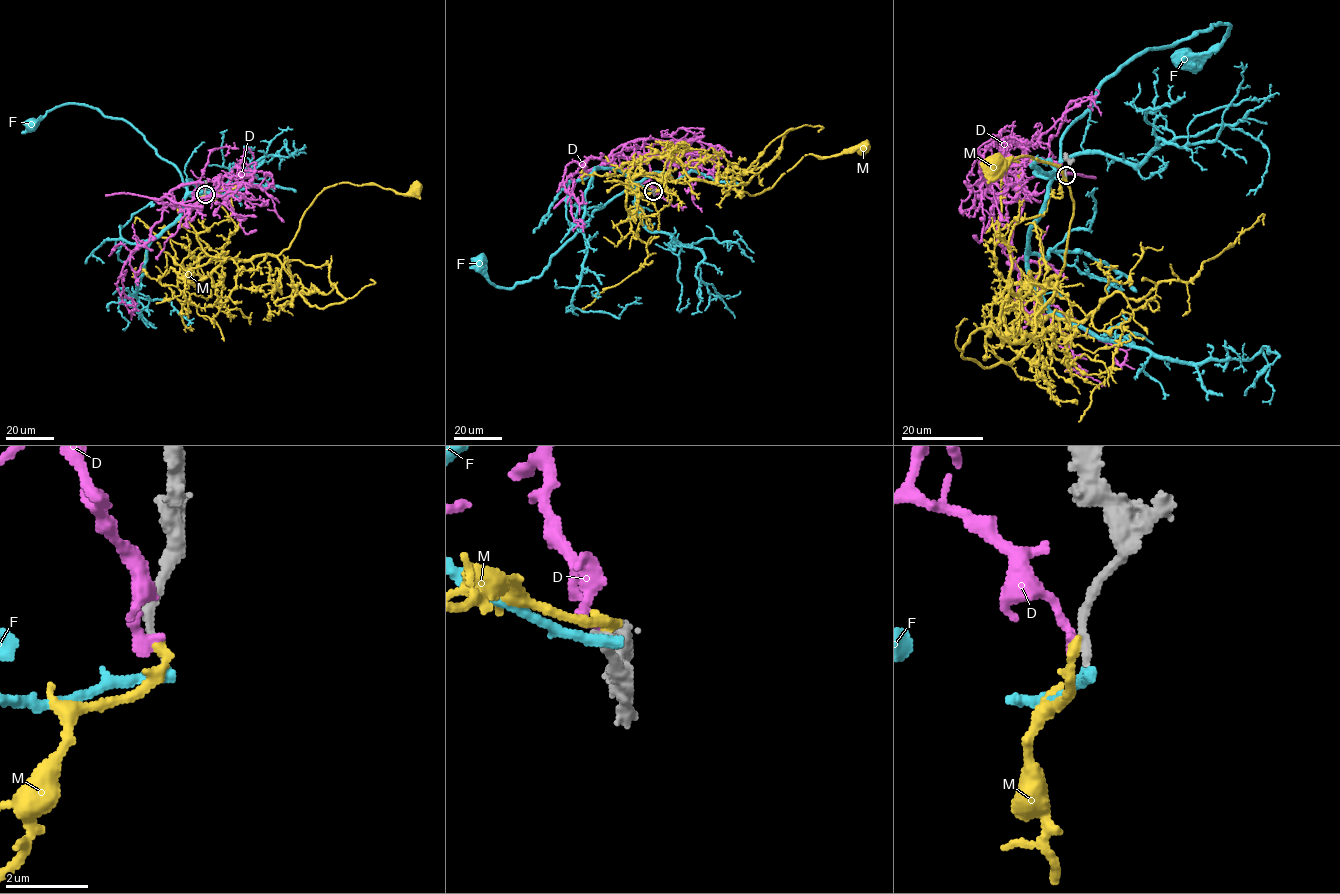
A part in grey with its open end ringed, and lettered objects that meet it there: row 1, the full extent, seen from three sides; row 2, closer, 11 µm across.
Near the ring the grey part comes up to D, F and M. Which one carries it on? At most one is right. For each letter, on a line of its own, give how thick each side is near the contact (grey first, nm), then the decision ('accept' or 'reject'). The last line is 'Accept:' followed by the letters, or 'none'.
D: 280 nm thick on the grey side, 280 nm on the other; reject
F: 200 nm thick on the grey side, 300 nm on the other; reject
M: 260 nm thick on the grey side, 280 nm on the other; reject
Accept: none

